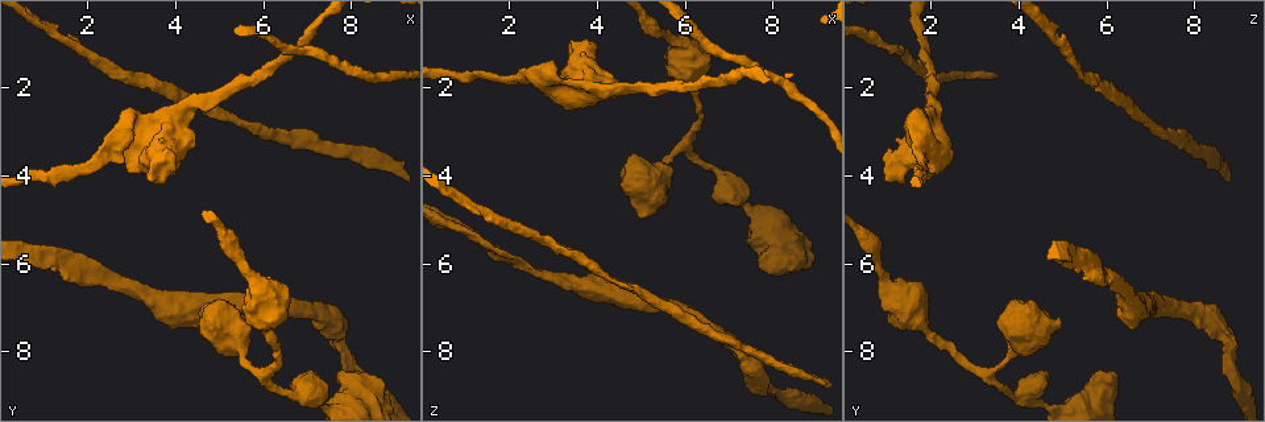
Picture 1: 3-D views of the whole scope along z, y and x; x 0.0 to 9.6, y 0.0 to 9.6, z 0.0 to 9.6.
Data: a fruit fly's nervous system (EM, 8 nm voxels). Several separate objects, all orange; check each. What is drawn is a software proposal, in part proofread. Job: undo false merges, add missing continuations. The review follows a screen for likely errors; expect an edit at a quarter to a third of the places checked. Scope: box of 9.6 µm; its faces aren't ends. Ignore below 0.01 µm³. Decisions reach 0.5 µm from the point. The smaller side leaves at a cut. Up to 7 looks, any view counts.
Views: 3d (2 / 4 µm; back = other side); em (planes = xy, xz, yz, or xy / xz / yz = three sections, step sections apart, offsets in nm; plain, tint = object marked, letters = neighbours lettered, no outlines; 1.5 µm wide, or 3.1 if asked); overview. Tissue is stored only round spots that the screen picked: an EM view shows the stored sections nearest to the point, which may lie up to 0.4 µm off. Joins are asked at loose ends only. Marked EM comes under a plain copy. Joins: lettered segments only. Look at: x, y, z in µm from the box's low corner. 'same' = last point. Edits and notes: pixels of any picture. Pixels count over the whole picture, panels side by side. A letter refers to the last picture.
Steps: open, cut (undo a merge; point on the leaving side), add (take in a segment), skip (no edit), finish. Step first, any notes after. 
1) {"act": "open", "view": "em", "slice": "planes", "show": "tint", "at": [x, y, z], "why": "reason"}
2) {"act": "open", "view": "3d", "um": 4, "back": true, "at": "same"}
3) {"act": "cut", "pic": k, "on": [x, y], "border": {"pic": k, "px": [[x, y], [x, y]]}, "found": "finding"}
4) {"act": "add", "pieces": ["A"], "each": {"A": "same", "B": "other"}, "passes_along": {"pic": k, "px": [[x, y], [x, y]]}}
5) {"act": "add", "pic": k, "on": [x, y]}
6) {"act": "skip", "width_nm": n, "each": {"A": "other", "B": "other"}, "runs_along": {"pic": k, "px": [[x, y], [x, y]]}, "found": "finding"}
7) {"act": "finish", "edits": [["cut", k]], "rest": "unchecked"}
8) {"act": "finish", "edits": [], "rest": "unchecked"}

{"act": "open", "view": "em", "slice": "xy", "step": 4, "show": "letters", "at": [6.00, 8.60, 3.40]}

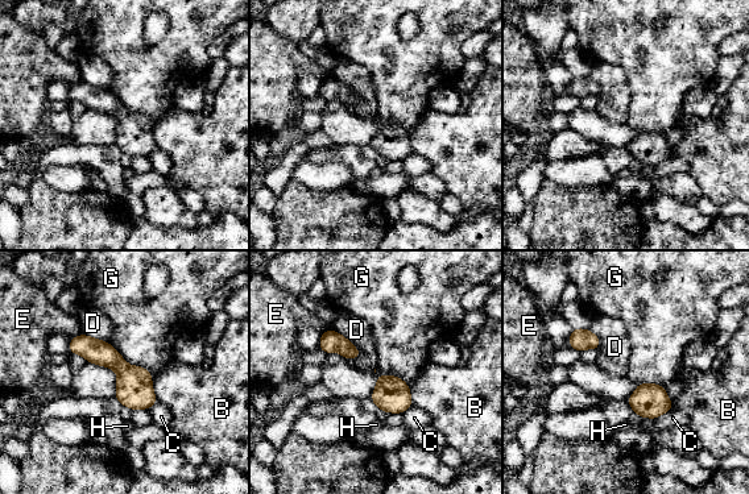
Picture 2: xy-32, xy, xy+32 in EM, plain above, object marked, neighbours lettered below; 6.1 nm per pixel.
{"act": "skip", "each": {"B": "other", "C": "other", "D": "other", "E": "other", "G": "other", "H": "other"}, "runs_along": {"pic": 2, "px": [[73, 341], [108, 356], [152, 399]]}, "found": "all the same neuron"}

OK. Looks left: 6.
{"act": "open", "view": "3d", "um": 4, "at": [4.40, 2.30, 6.40], "why": "narrows sharply"}

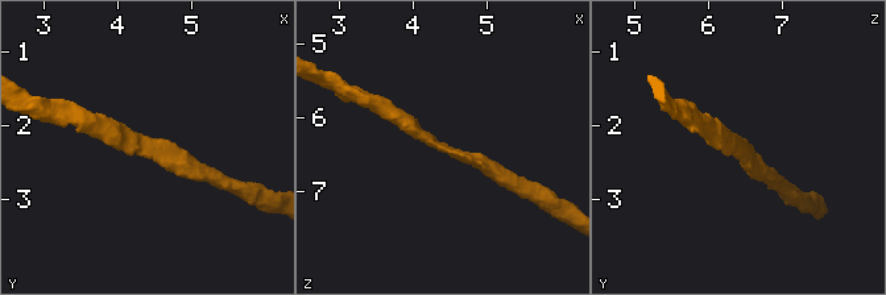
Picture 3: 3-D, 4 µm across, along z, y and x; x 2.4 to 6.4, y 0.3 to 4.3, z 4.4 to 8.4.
{"act": "open", "view": "em", "slice": "xy", "step": 4, "show": "tint", "at": [4.35, 2.30, 6.40], "arm_widths_nm": [220, 220], "why": "now the EM"}

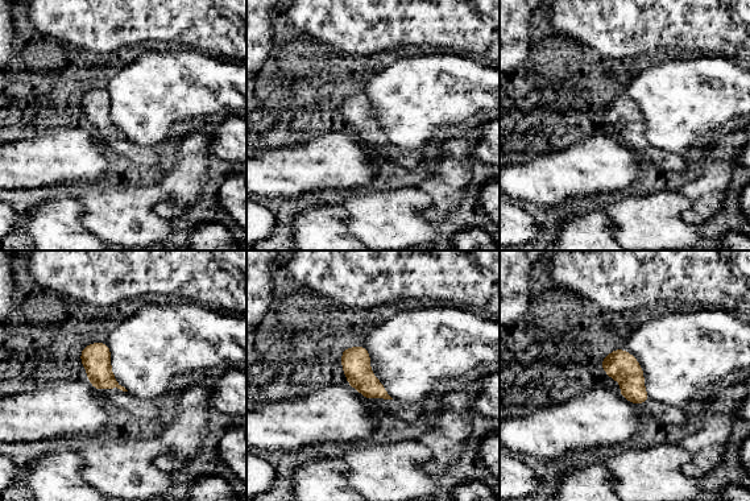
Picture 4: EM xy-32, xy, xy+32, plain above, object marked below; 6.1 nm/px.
{"act": "open", "view": "em", "slice": "planes", "show": "letters", "at": "same", "why": "another direction"}

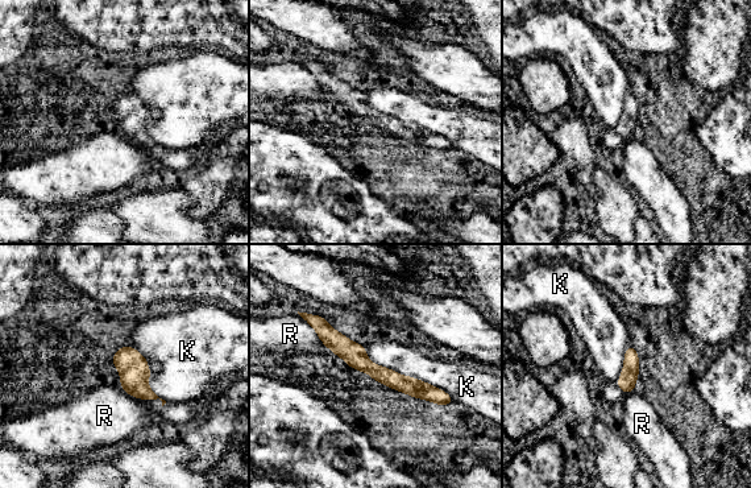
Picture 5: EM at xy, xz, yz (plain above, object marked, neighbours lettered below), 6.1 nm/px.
{"act": "skip", "width_nm": 110, "each": {"K": "other", "R": "other"}, "found": "continuous, no second neuron"}

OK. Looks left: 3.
{"act": "open", "view": "em", "slice": "xz", "step": 8, "show": "letters", "at": [2.00, 6.35, 5.95], "why": "arms part here"}

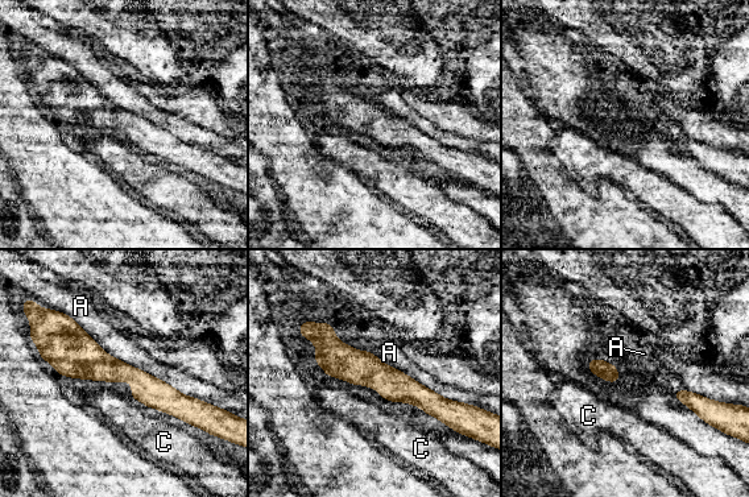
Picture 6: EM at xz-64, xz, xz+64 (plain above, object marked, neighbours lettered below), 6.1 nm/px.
{"act": "skip", "width_nm": 50, "each": {"A": "other", "C": "other"}, "border": {"pic": 6, "px": [[52, 309], [112, 356], [202, 401]]}, "found": "continuous, no second neuron"}

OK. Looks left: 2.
{"act": "finish", "edits": [], "rest": "unchecked"}

